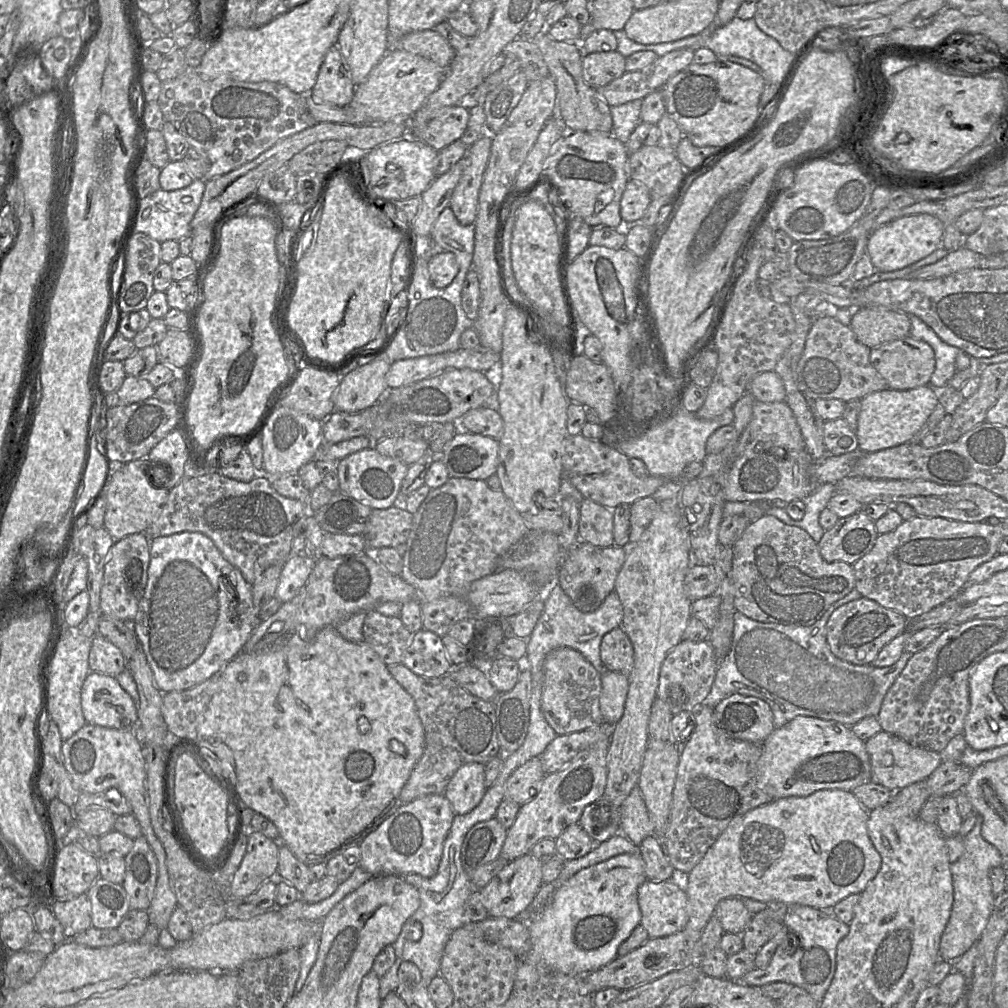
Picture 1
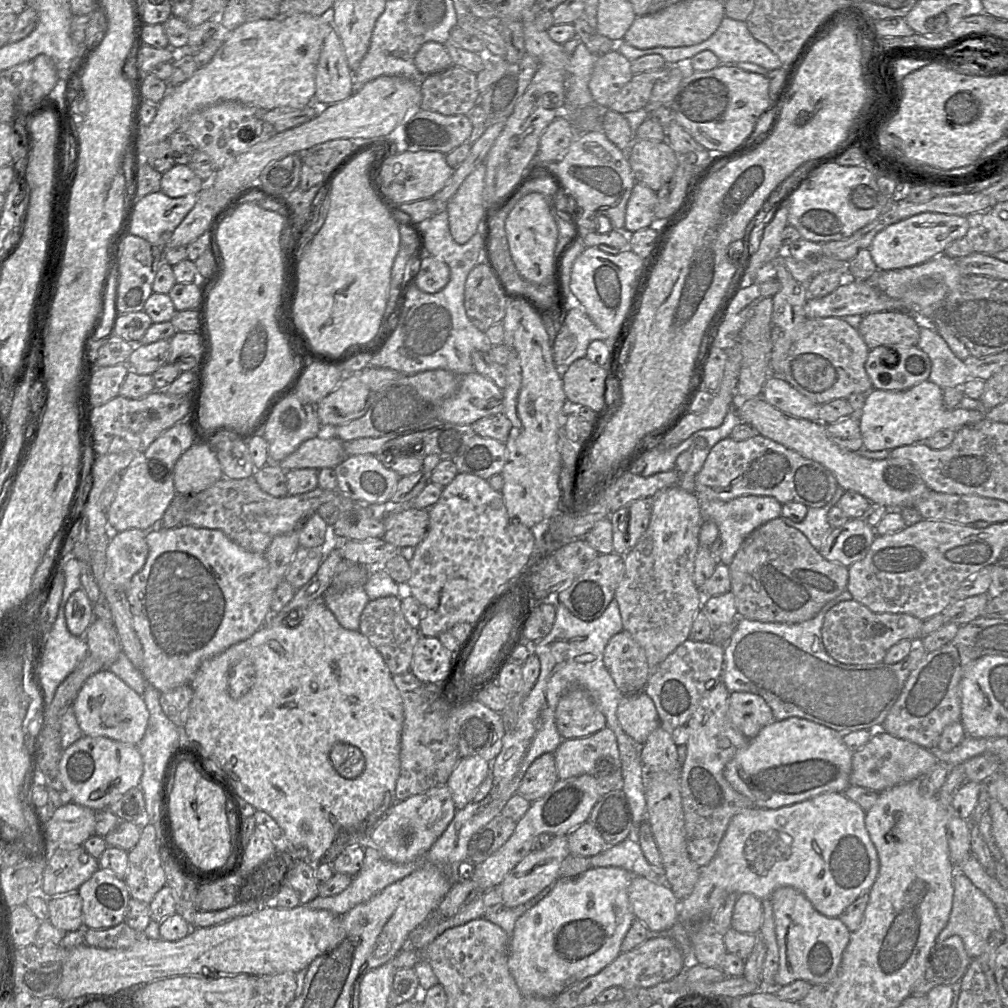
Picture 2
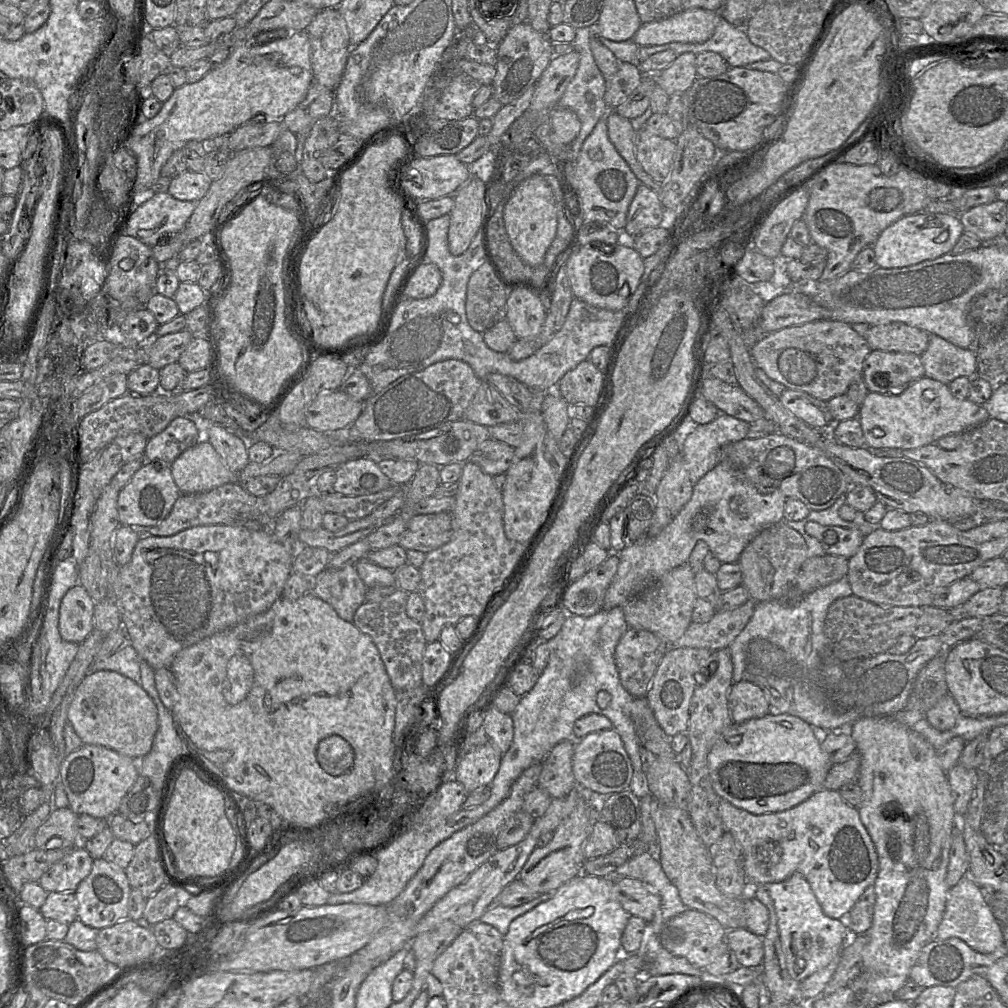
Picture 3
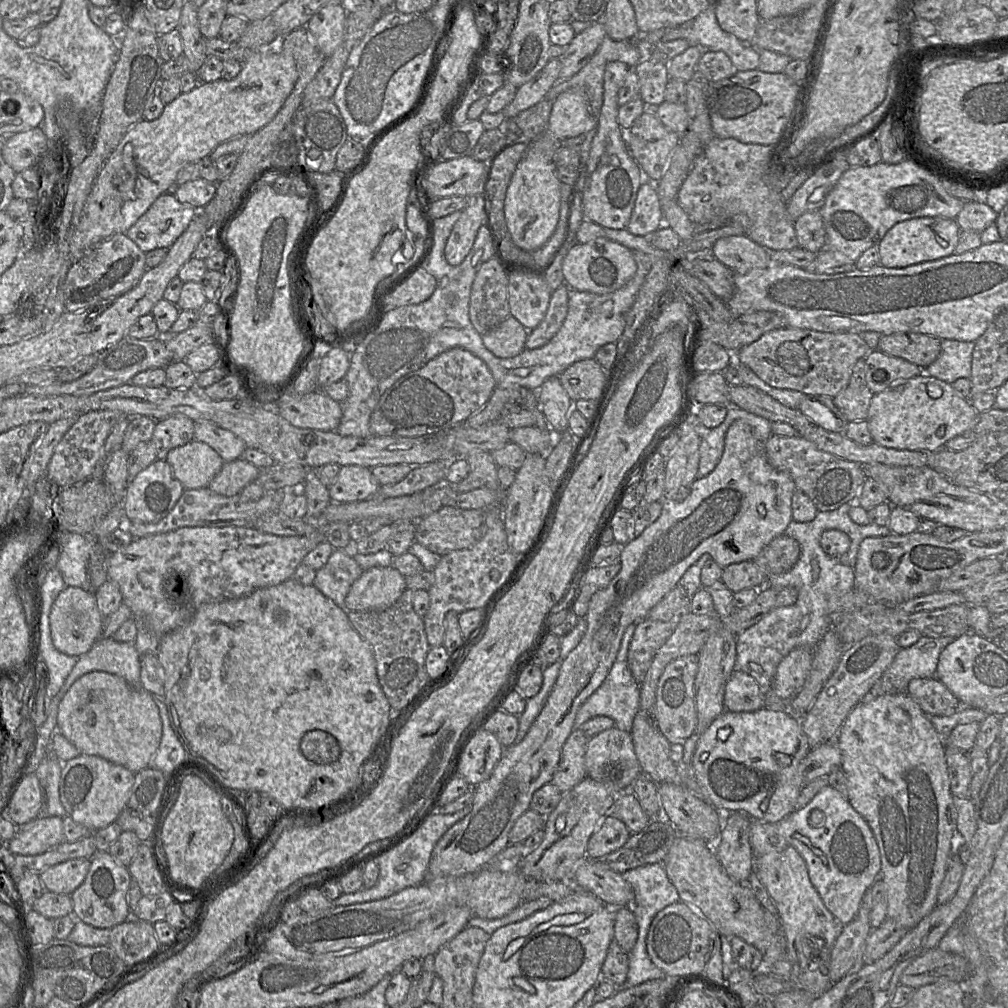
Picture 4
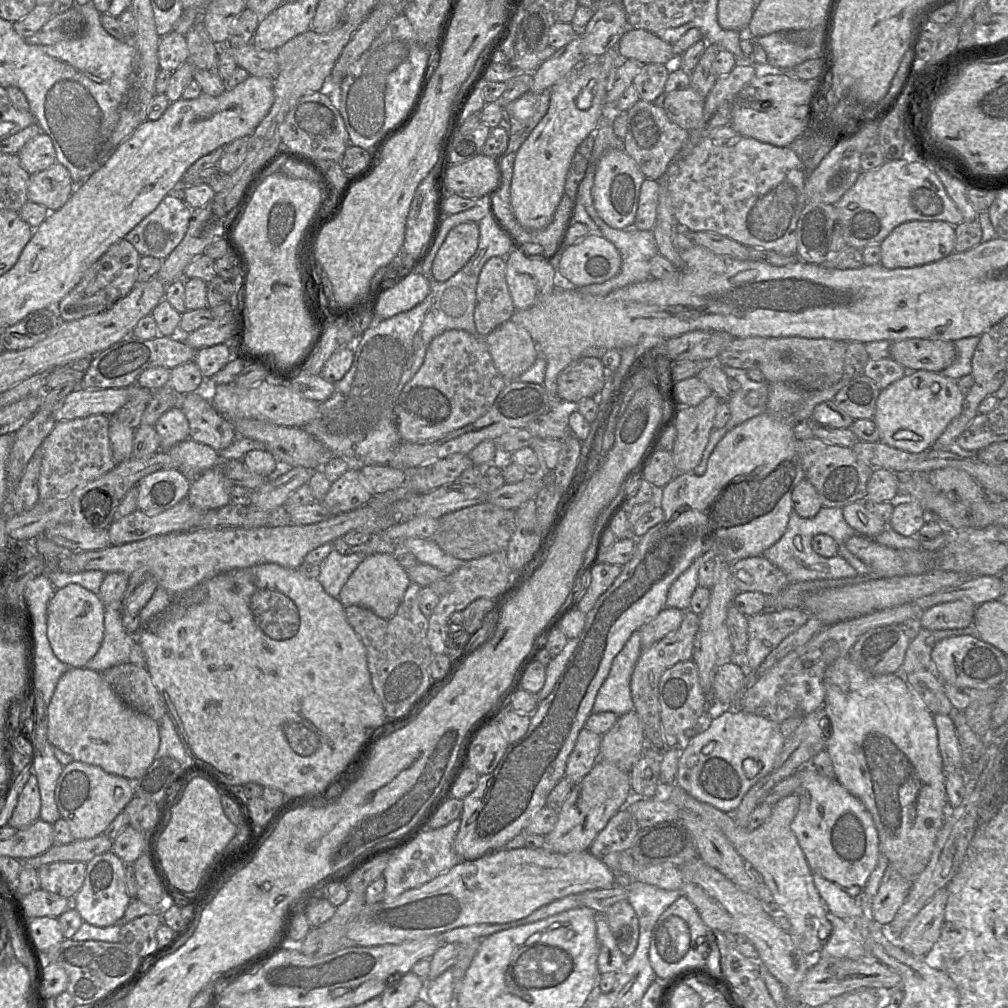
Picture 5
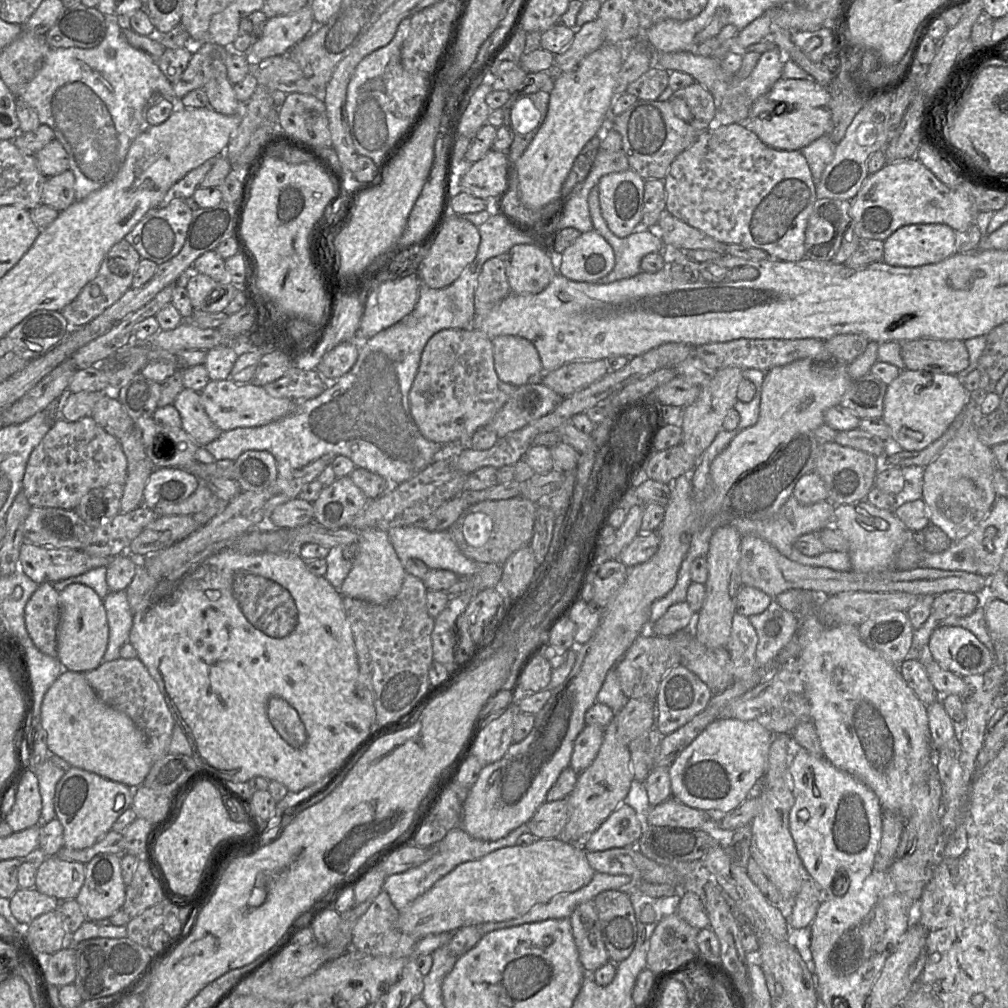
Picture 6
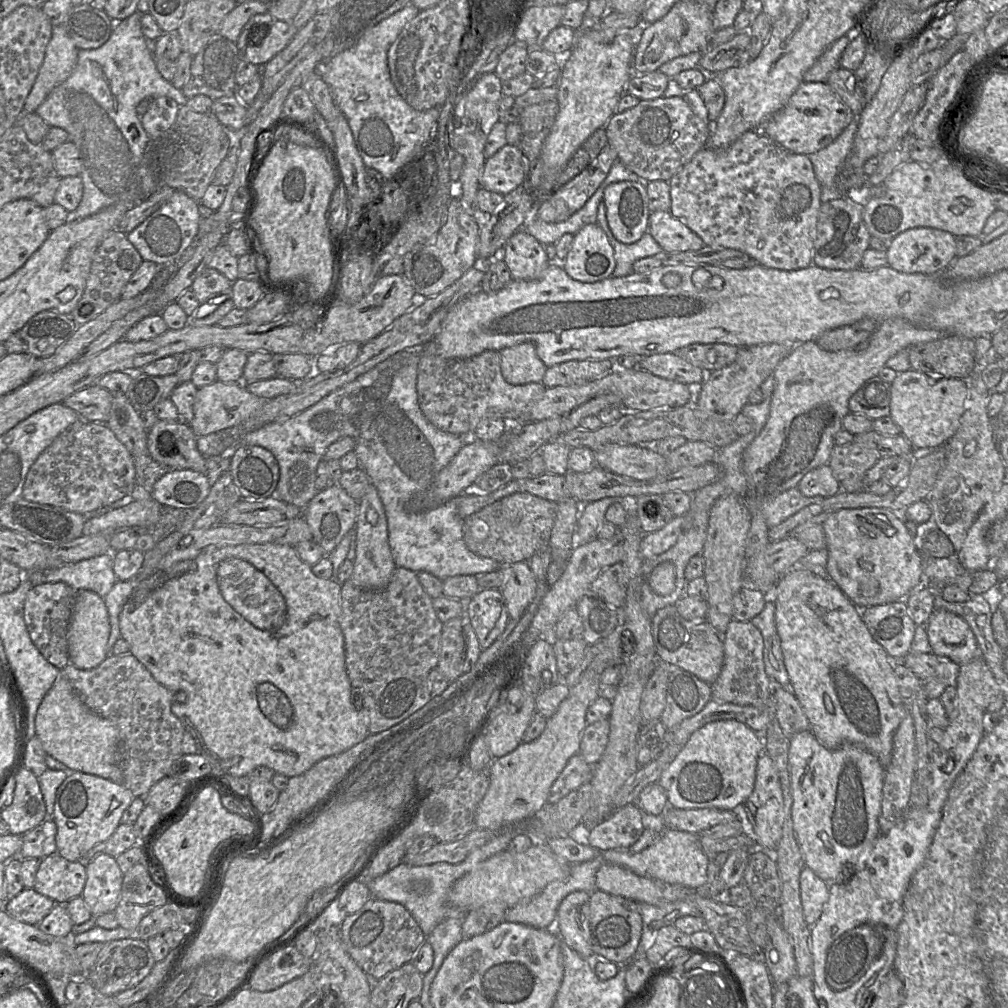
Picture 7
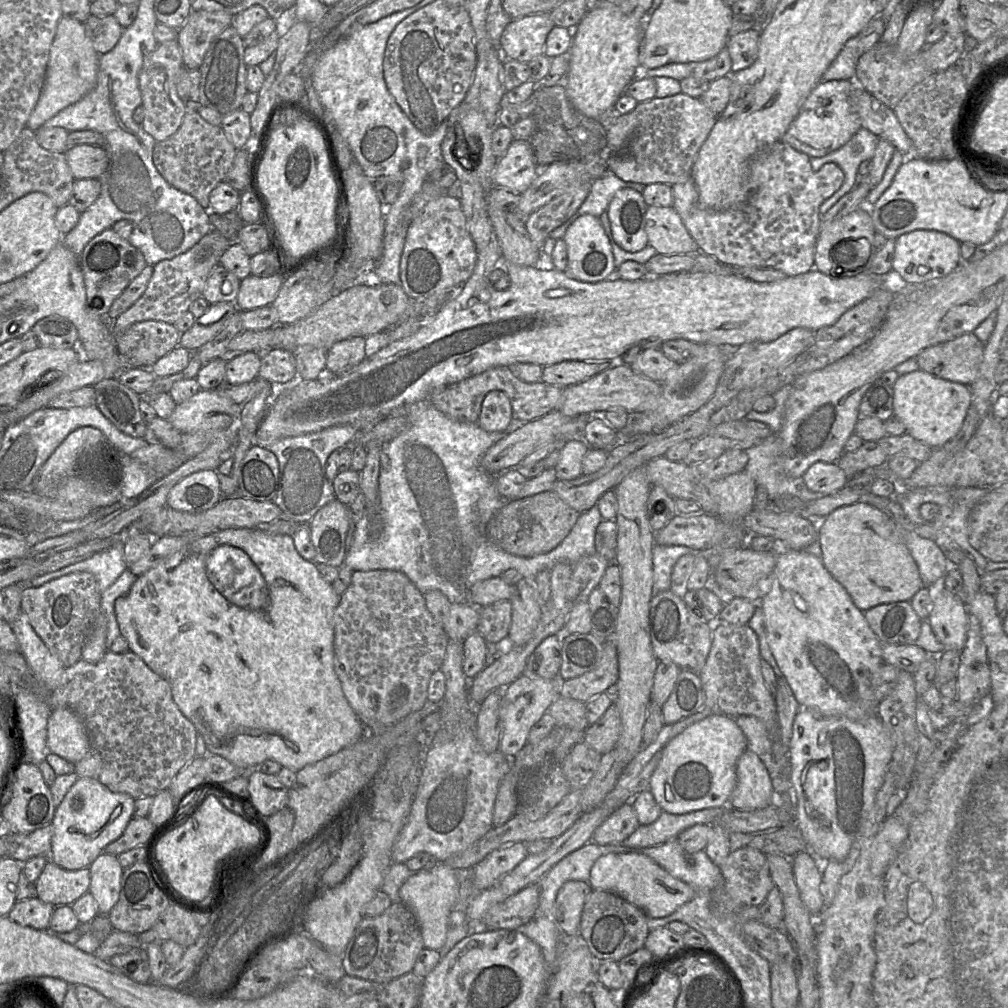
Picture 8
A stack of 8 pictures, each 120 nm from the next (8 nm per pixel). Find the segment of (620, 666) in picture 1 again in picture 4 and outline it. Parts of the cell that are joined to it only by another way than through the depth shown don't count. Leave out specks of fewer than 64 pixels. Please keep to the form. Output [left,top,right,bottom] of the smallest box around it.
[627,618,677,686]

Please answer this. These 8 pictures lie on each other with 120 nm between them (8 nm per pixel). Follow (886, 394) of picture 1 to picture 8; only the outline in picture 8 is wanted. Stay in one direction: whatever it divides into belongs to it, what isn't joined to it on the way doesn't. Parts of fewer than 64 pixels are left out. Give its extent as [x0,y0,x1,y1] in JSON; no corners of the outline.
[892,370,972,448]

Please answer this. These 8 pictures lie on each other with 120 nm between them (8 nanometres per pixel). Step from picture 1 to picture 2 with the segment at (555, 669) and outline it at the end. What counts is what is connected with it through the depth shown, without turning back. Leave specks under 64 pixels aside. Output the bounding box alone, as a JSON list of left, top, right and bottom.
[555,687,606,740]

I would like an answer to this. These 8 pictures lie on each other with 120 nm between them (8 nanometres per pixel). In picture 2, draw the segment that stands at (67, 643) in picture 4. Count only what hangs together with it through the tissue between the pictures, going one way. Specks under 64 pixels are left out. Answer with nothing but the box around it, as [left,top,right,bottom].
[65,588,94,637]

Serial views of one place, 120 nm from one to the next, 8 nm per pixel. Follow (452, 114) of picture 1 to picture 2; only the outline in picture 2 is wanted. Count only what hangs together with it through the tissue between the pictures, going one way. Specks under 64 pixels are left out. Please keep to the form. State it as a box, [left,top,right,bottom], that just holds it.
[403,106,474,154]

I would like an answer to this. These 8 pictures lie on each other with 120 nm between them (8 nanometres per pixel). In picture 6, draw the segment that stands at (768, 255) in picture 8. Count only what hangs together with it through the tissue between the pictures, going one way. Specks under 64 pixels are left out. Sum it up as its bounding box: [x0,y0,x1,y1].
[663,123,817,262]

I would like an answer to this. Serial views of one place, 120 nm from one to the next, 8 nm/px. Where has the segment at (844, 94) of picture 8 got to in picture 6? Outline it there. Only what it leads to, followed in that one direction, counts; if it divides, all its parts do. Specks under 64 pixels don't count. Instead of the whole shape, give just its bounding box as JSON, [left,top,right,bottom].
[744,78,832,151]

